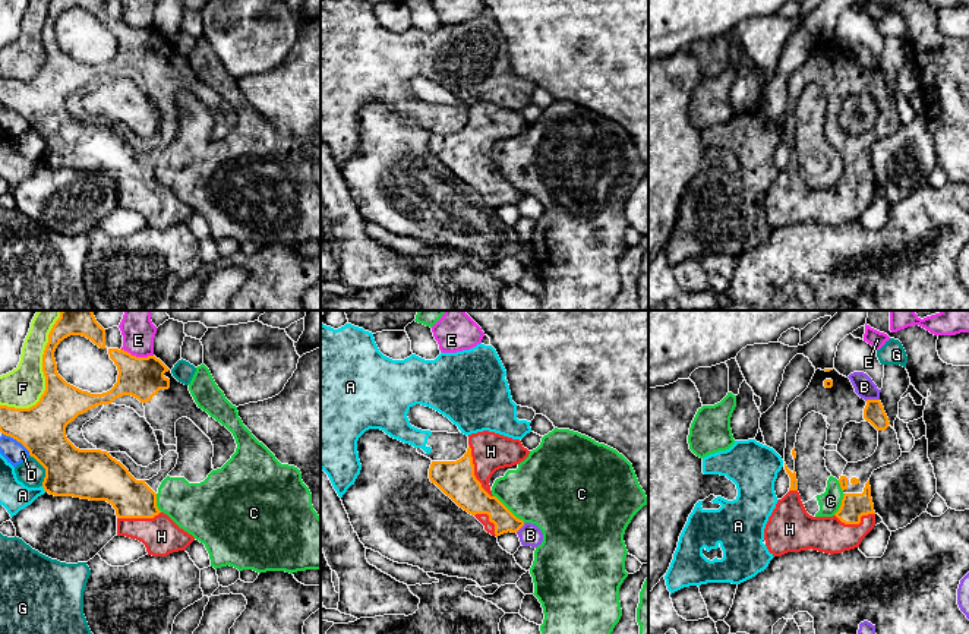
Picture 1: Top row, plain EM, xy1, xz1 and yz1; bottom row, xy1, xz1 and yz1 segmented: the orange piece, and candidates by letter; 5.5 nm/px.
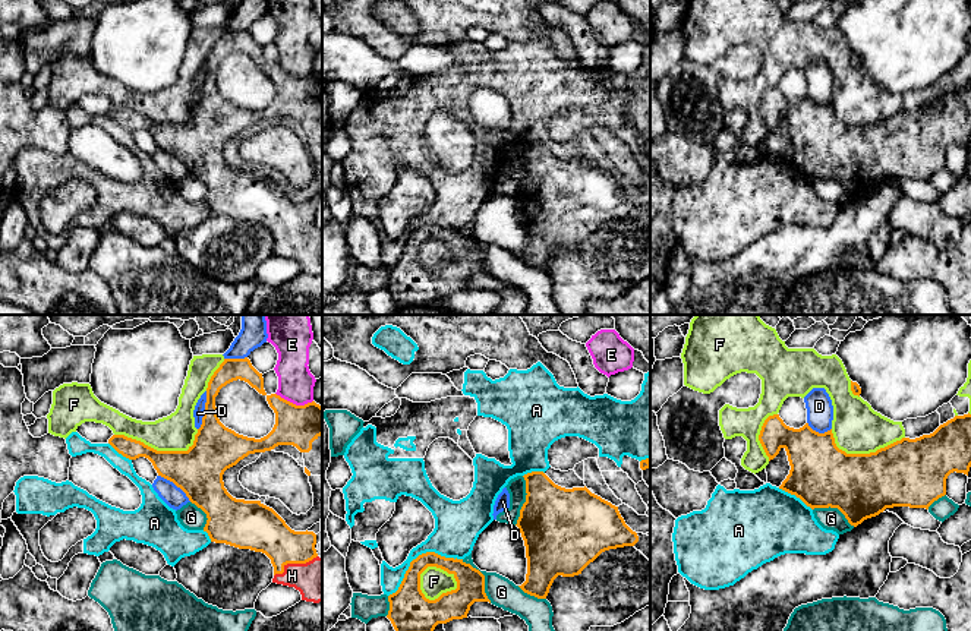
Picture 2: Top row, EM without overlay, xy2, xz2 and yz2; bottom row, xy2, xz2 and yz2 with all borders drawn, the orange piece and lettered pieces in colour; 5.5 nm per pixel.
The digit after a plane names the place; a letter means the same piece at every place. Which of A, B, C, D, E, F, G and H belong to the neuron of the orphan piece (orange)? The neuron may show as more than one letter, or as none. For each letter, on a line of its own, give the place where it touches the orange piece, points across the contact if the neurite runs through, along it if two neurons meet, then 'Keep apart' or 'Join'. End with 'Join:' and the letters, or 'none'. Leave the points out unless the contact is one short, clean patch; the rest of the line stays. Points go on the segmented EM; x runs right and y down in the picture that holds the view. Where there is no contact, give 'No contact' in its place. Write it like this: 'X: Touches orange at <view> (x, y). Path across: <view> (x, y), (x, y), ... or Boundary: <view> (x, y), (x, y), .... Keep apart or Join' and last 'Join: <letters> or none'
A: Touches orange at xz2 (419, 555). Keep apart
B: Touches orange at yz1 (871, 400). Keep apart
C: Touches orange at xz1 (508, 510). Boundary: xz1 (494, 495), (524, 521). Keep apart
D: Touches orange at xy2 (204, 410). Keep apart
E: Touches orange at xy2 (295, 404). Keep apart
F: Touches orange at xy1 (44, 375). Keep apart
G: Touches orange at xz2 (484, 579). Keep apart
H: Touches orange at xz1 (473, 470). Join
Join: H

